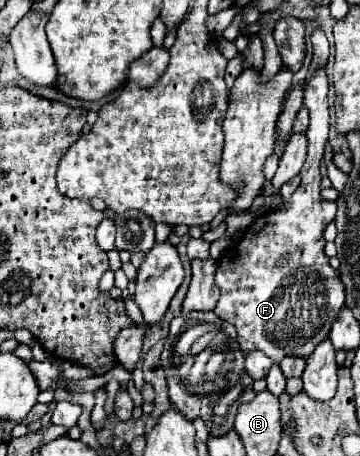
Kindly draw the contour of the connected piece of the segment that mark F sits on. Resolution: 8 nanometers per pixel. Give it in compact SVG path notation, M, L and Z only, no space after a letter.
M324 68L316 70L314 76L306 80L304 106L310 112L310 126L306 132L307 157L300 172L300 186L288 200L278 202L278 210L270 212L270 222L268 222L268 212L258 216L250 224L250 228L246 228L240 242L232 246L218 260L218 268L216 268L216 284L220 286L222 294L220 294L218 306L214 308L214 314L222 318L224 322L230 322L236 326L238 344L244 354L260 350L268 358L272 358L276 364L280 364L284 356L308 358L314 352L314 346L318 346L318 342L328 338L330 328L344 306L344 286L340 282L338 272L330 266L330 260L324 254L326 242L322 238L324 228L336 216L336 202L328 202L320 194L320 160L324 158L324 146L328 142L328 126L330 126L328 80L326 80Z

